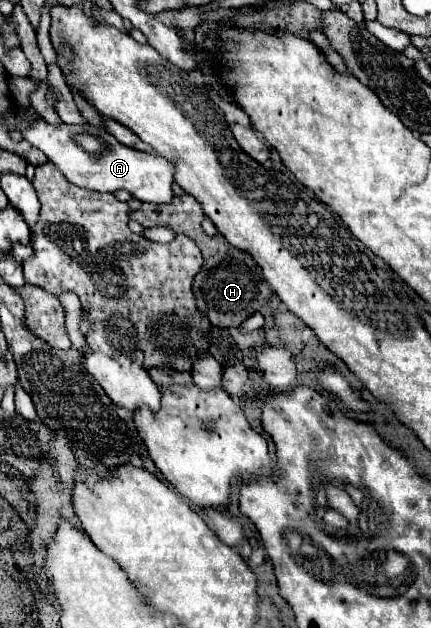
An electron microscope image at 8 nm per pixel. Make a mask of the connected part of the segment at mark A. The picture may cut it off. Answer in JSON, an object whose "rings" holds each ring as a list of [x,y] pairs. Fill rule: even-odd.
{"rings":[[[35,115],[29,127],[21,129],[21,133],[23,133],[23,139],[27,139],[33,147],[41,149],[47,155],[49,163],[53,163],[63,173],[63,177],[77,187],[85,187],[91,191],[109,191],[109,193],[117,189],[127,189],[139,201],[149,201],[149,203],[169,203],[173,197],[173,191],[171,191],[173,173],[175,173],[173,163],[157,153],[143,153],[143,151],[125,147],[105,129],[97,129],[89,123],[51,125],[43,117]],[[83,129],[85,129],[85,135],[93,135],[99,139],[101,149],[95,155],[87,153],[77,141],[77,137],[83,135]]]}

